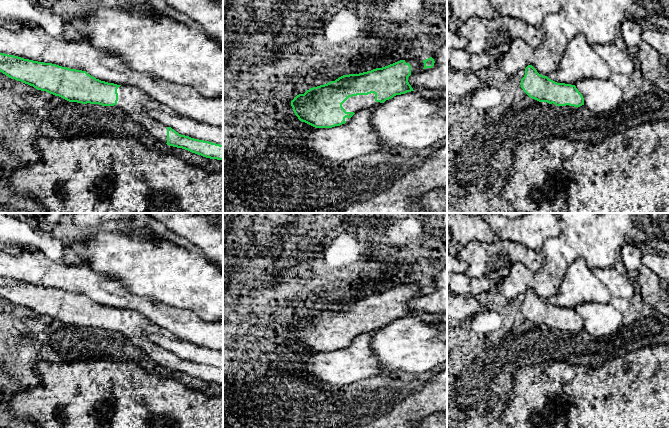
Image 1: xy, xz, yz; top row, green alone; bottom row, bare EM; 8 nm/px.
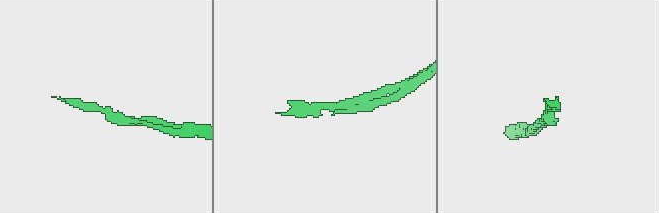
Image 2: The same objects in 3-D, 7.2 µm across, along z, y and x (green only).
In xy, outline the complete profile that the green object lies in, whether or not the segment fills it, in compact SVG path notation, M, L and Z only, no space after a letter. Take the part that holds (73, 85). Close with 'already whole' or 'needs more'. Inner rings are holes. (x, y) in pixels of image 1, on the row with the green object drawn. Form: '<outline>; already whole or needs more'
M0 53L0 72L11 79L33 86L37 90L59 96L69 102L99 104L120 108L130 116L133 122L143 126L156 140L206 158L223 160L223 145L181 135L171 127L167 127L151 118L149 116L151 109L163 107L144 91L136 87L108 83L96 79L86 71L70 69L52 63L33 61L4 53Z; needs more

